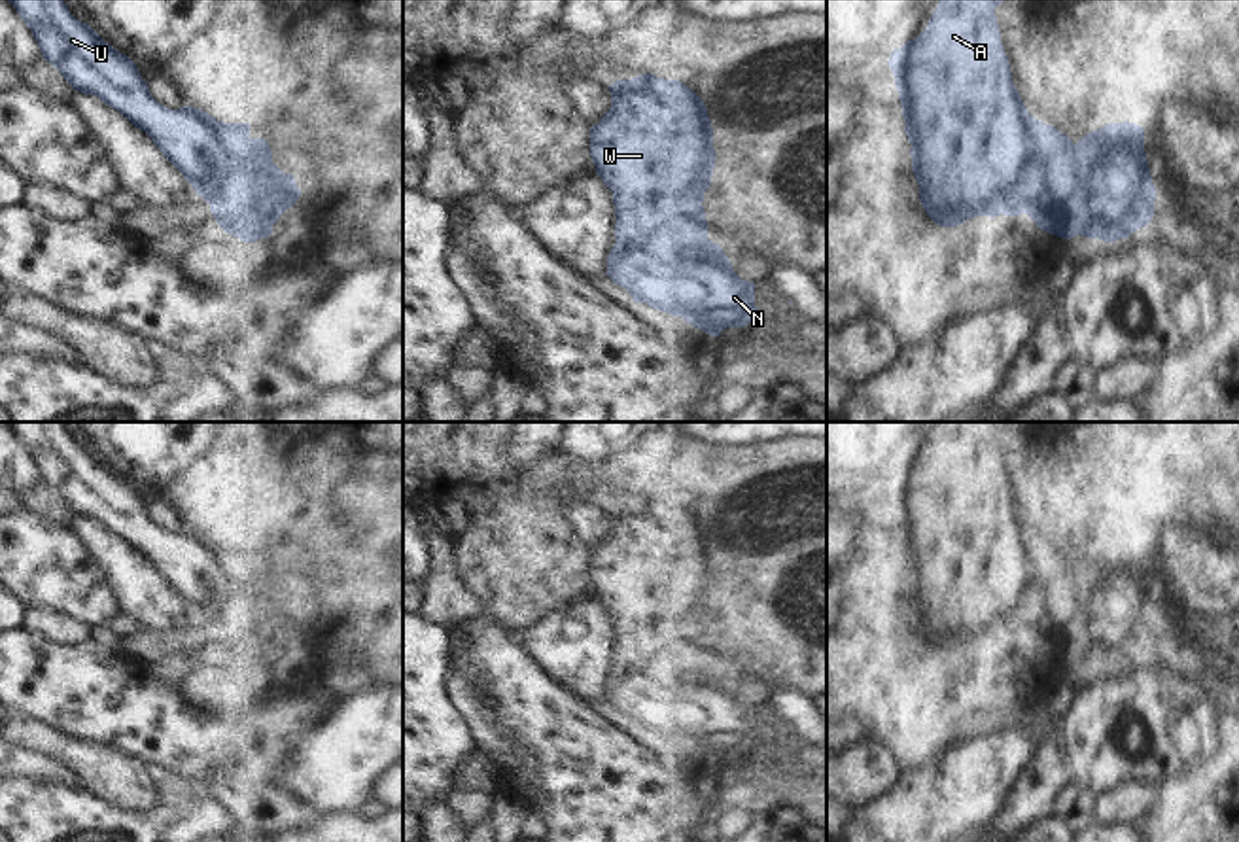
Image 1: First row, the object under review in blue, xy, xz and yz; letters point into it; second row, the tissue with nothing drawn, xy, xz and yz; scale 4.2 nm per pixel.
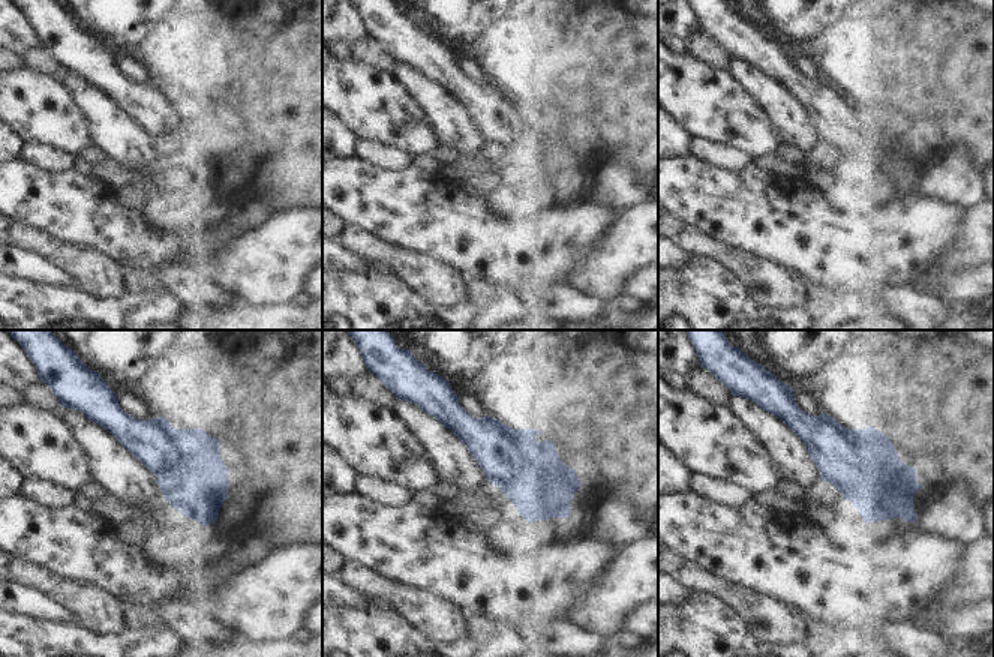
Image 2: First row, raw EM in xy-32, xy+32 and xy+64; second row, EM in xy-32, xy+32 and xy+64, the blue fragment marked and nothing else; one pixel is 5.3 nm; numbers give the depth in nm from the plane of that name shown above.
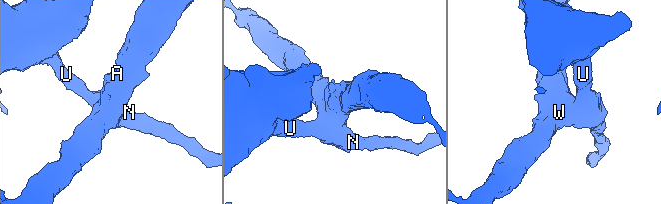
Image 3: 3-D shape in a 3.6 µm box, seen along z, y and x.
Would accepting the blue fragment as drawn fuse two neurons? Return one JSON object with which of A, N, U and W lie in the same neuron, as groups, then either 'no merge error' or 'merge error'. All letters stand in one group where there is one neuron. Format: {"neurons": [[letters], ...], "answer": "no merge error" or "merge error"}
{"neurons": [["A", "W"], ["N", "U"]], "answer": "merge error"}

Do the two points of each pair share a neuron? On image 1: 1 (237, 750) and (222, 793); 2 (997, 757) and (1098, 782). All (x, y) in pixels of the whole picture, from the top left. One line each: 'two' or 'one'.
1: two
2: two

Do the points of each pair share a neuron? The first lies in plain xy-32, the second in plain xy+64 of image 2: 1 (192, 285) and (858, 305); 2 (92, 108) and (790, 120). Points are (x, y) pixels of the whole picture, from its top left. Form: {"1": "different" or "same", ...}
{"1": "different", "2": "same"}

